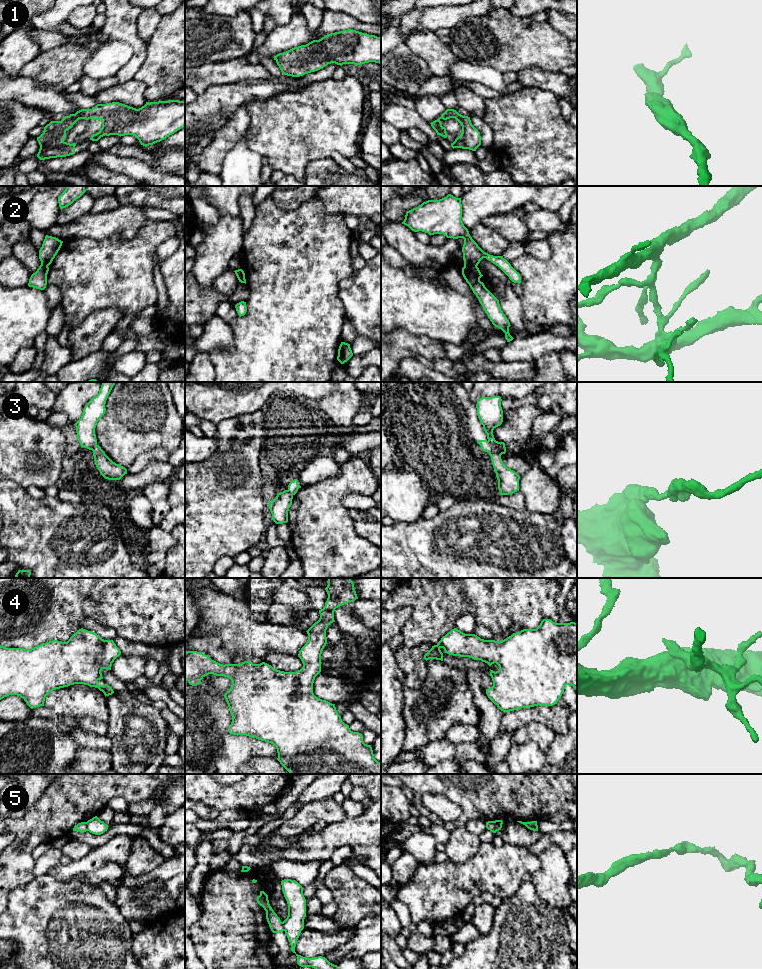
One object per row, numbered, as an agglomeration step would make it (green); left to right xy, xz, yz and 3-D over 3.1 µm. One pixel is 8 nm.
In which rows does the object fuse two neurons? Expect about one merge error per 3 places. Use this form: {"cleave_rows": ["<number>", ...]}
{"cleave_rows": ["2", "3", "5"]}

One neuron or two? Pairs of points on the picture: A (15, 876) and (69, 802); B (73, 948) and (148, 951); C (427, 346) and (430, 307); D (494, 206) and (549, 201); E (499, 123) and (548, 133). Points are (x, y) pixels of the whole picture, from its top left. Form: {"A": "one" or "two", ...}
{"A": "one", "B": "two", "C": "two", "D": "one", "E": "one"}

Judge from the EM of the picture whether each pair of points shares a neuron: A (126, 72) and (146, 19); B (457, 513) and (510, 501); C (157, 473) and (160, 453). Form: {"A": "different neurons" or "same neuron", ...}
{"A": "different neurons", "B": "different neurons", "C": "different neurons"}

